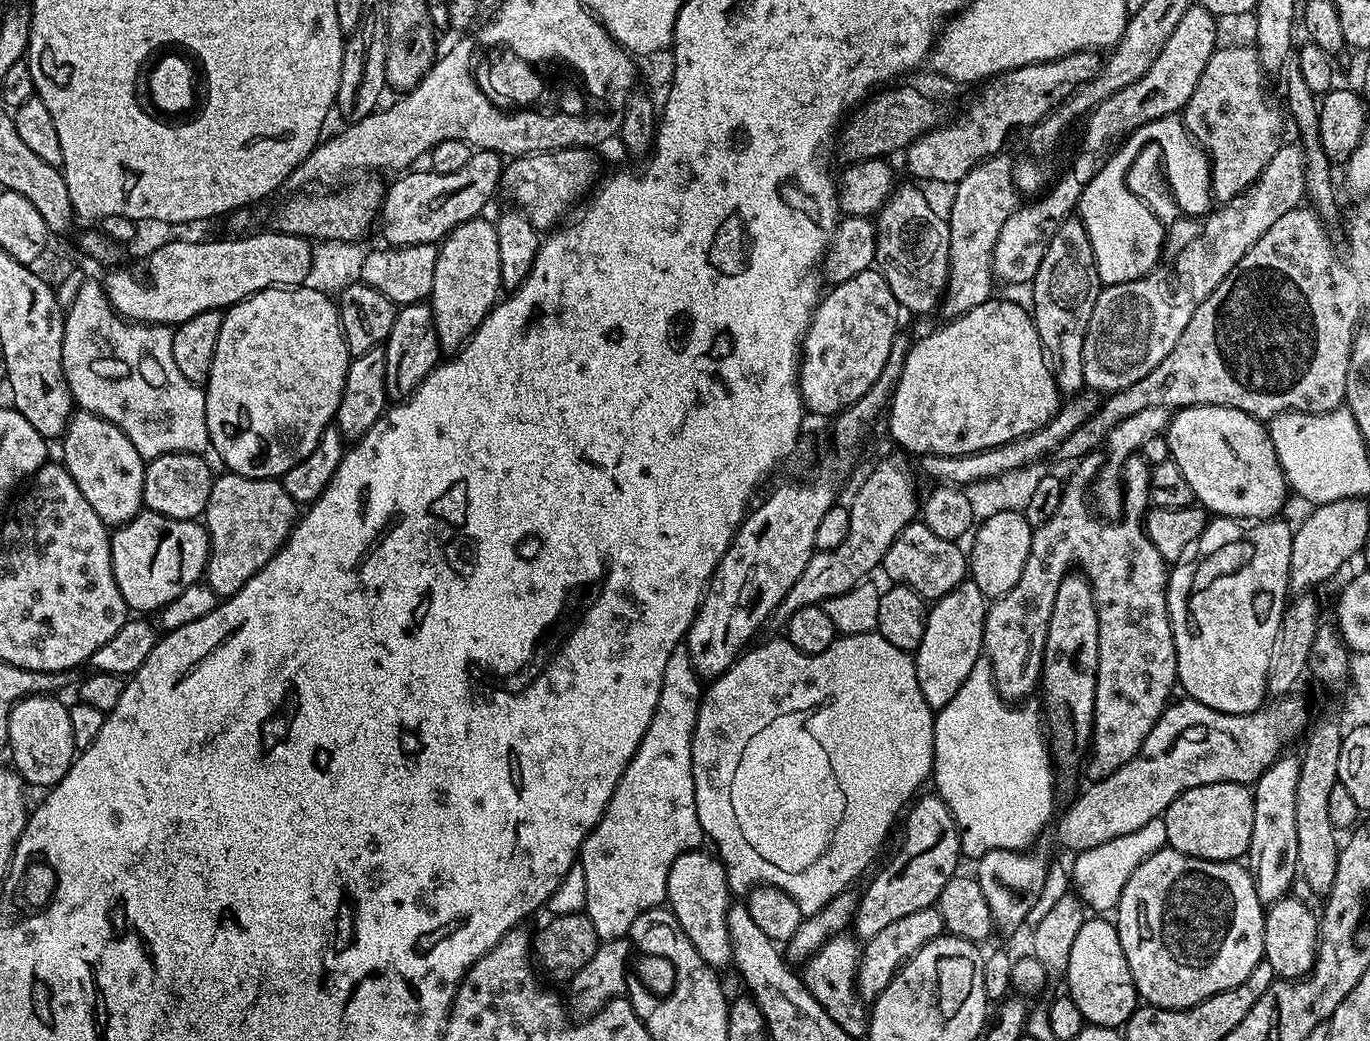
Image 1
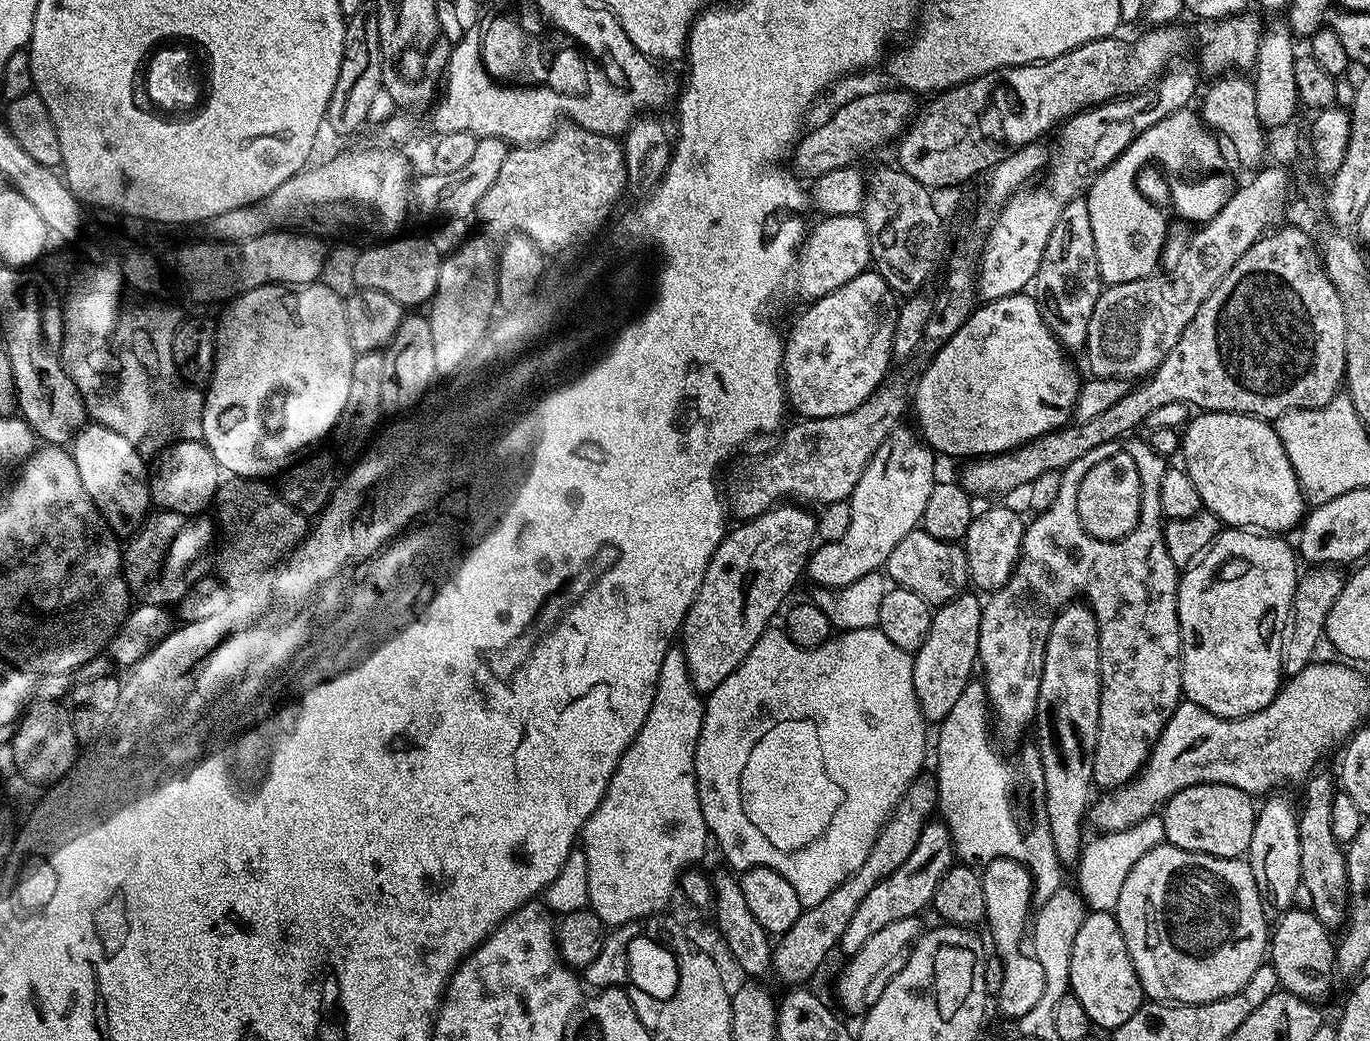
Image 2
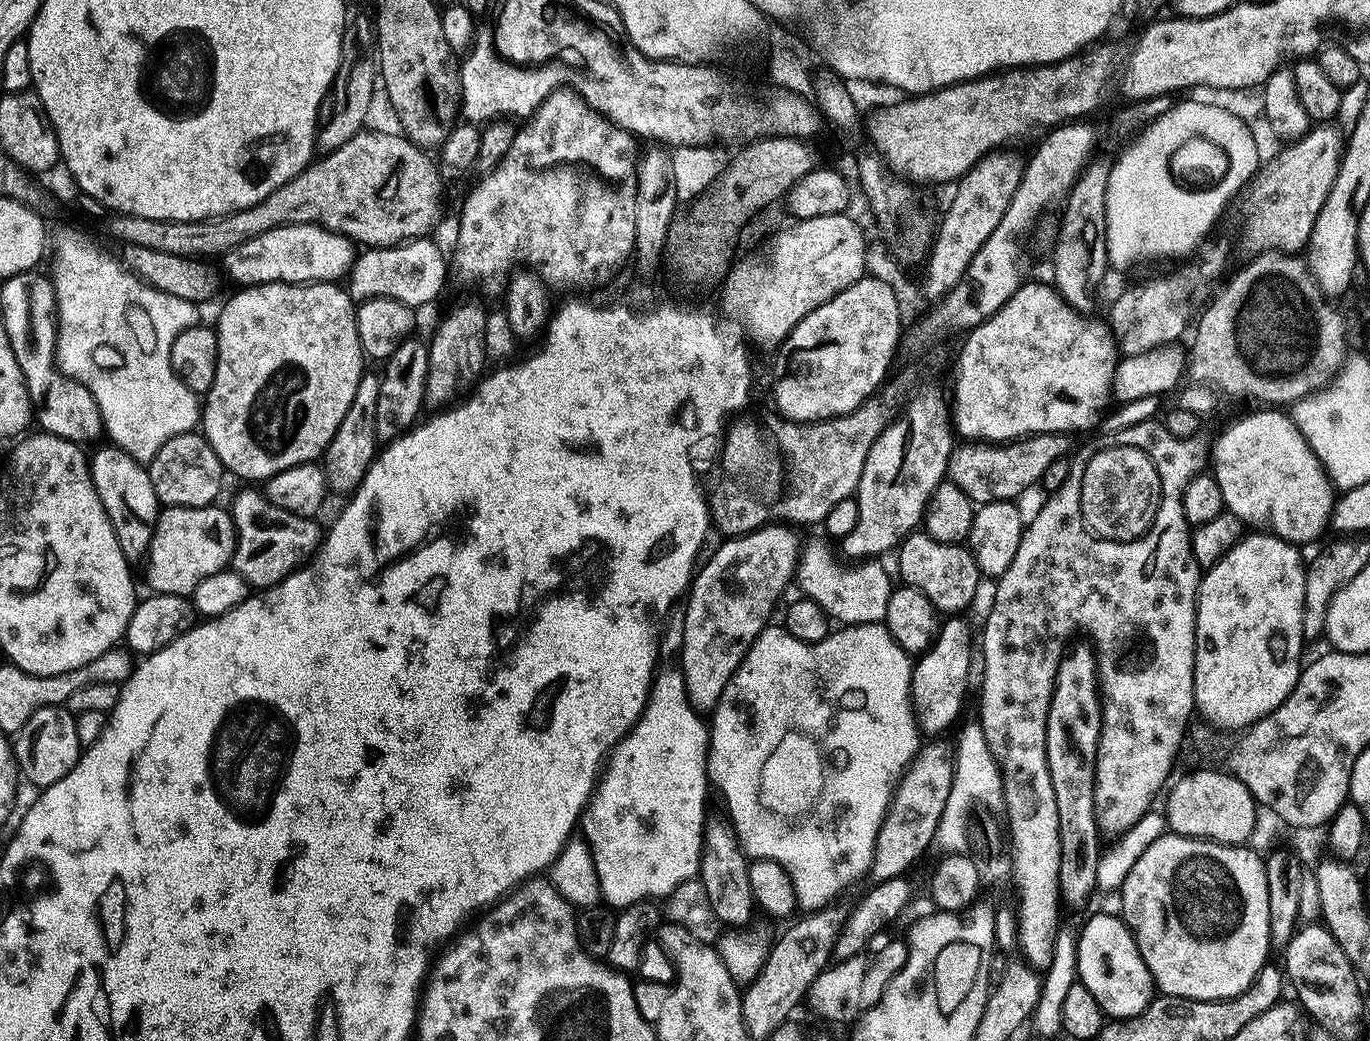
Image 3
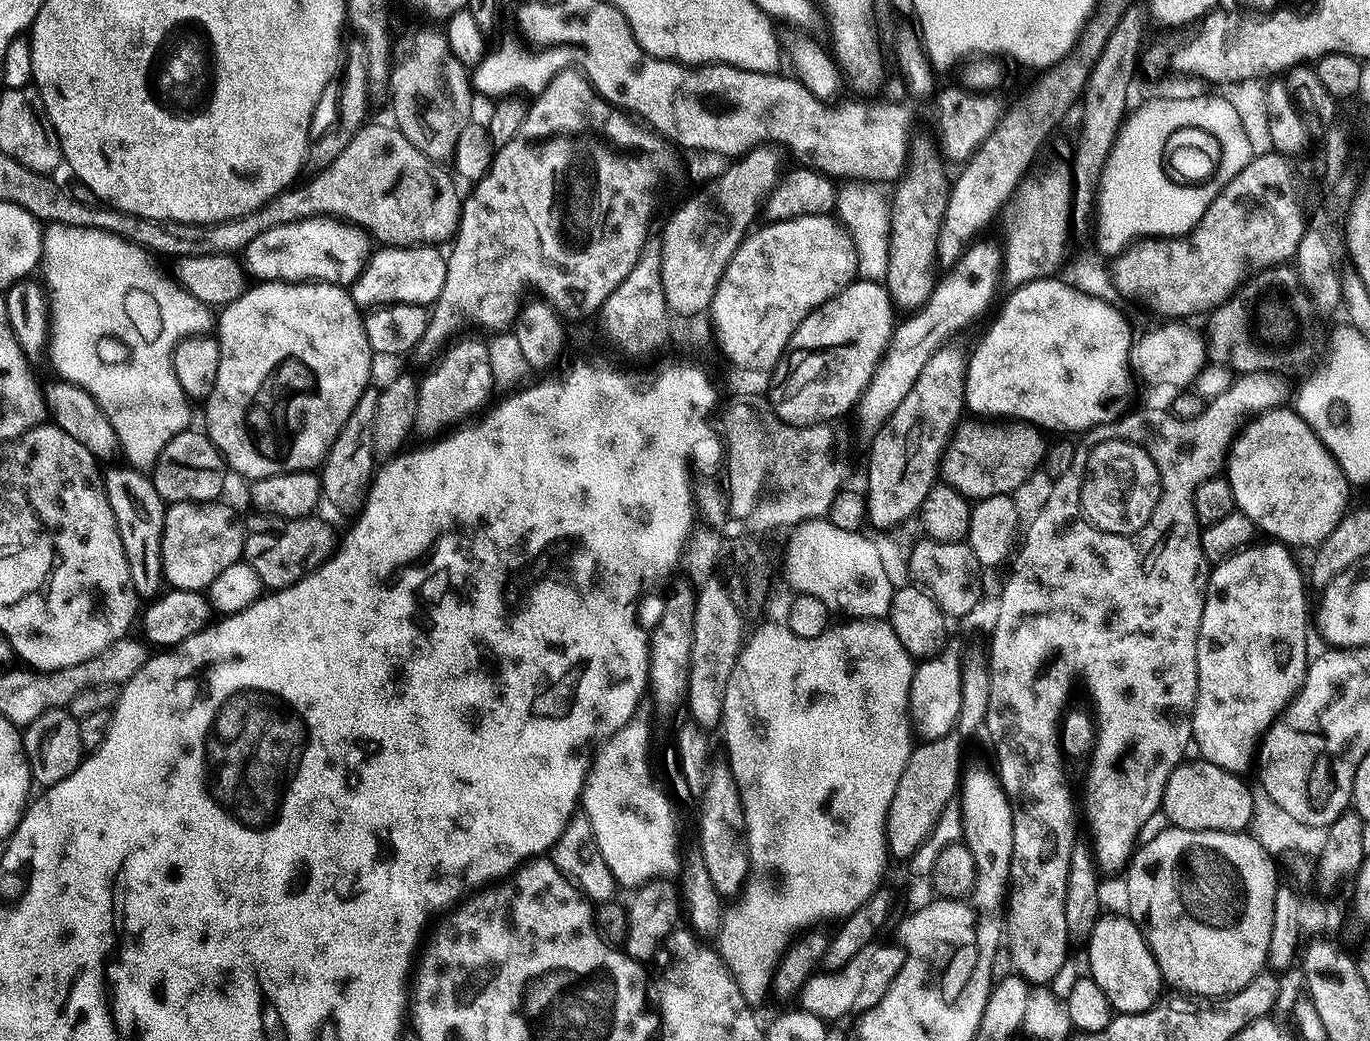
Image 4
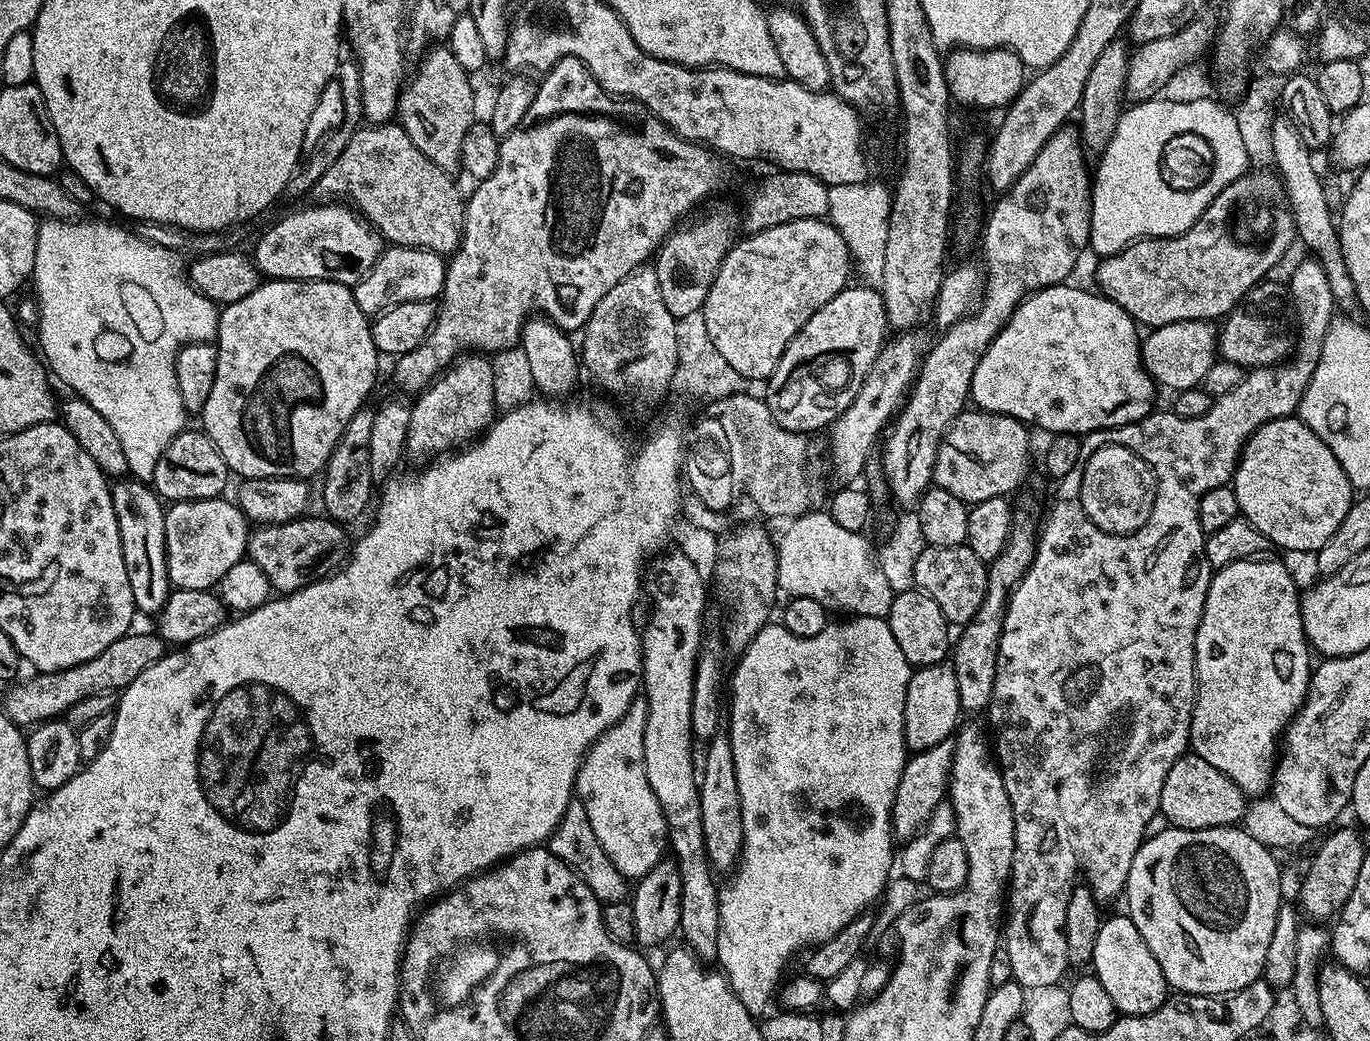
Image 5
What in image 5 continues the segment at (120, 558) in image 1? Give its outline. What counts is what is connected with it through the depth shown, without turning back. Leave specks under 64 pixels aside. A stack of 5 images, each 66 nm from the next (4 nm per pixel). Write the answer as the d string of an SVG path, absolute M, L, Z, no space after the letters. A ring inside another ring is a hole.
M228 498L173 503L165 511L168 579L177 589L202 591L219 585L222 574L245 559L249 535L248 517L239 503L232 501L231 504Z

